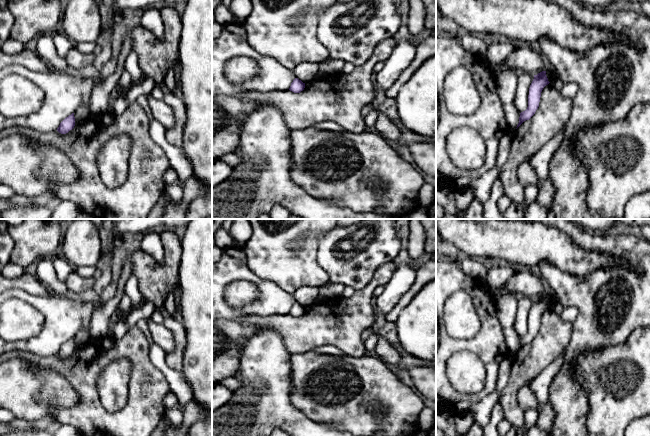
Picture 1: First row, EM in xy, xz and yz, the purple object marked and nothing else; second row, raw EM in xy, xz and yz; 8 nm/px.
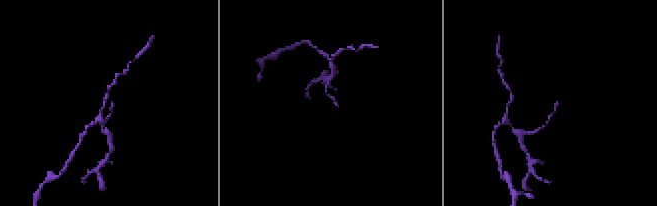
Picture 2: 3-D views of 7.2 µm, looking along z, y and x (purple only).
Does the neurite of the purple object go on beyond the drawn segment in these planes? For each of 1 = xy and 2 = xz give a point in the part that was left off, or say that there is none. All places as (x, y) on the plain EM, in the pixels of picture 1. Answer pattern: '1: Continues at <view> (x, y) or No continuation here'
1: No continuation here
2: No continuation here

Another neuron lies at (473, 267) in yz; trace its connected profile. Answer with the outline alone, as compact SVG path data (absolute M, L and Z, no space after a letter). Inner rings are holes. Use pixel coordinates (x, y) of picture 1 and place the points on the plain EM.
M467 257L458 262L458 266L462 272L470 276L479 283L486 283L487 269L484 264L476 258Z

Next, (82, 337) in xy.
M81 329L79 330L75 336L74 336L74 341L75 341L75 348L80 348L83 345L87 344L91 339L90 333L87 330Z

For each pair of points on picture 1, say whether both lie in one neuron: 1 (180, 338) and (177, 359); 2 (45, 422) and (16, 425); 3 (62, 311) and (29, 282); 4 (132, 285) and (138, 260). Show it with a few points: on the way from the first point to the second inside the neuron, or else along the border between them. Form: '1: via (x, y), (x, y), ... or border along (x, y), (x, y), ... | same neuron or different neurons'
1: via (180, 343), (177, 354) | same neuron
2: via (38, 424), (23, 425) | same neuron
3: border along (22, 290), (38, 296), (53, 295) | different neurons
4: border along (132, 275), (136, 279), (137, 289), (143, 298) | different neurons

